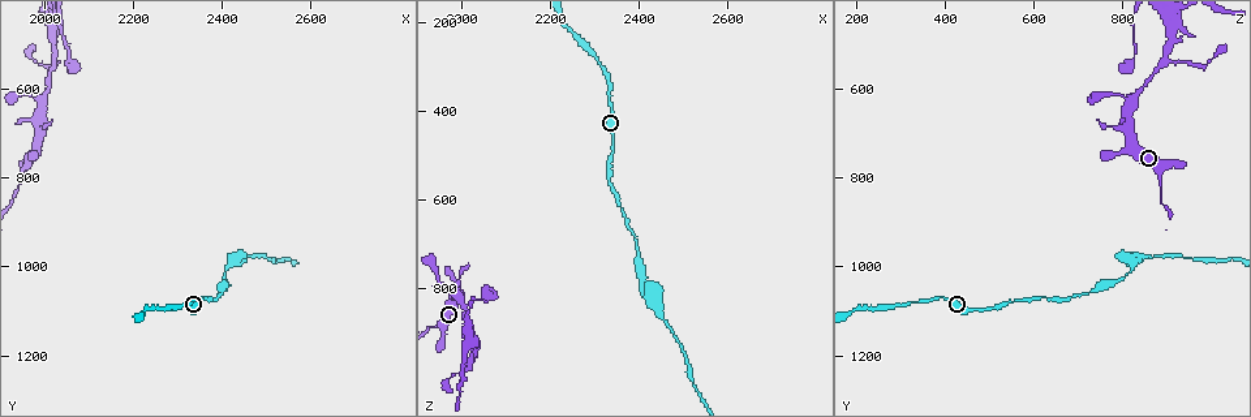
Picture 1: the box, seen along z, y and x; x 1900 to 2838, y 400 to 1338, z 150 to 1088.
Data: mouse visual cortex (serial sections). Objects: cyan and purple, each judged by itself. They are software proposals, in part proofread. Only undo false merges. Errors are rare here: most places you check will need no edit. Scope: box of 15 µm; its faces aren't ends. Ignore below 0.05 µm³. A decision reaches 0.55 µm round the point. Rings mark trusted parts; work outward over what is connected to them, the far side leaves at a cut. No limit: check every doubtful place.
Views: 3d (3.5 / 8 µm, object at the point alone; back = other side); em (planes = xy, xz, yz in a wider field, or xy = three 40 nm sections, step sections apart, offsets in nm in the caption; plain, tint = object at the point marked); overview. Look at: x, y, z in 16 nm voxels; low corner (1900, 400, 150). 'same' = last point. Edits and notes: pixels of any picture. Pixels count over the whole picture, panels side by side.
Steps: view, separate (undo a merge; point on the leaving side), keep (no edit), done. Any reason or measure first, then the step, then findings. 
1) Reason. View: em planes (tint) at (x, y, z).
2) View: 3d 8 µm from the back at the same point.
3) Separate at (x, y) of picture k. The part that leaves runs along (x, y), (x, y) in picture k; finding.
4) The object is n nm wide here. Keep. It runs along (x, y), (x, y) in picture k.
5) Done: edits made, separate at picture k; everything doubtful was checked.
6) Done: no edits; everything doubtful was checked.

Branch point. View: 3d 3.5 µm at (2430, 985, 820).

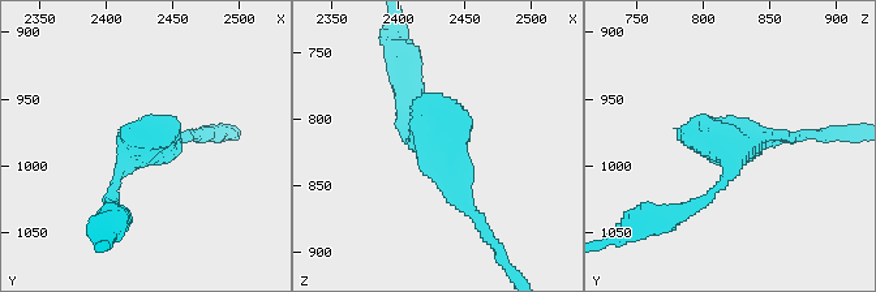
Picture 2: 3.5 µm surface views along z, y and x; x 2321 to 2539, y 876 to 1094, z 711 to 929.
Shape alone is not enough. View: em xy step 2 (tint) at (2424, 988, 818).

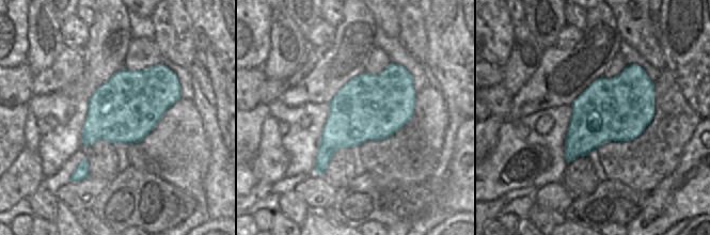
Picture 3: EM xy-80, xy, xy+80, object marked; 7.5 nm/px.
Keep. It runs along (691, 207), (725, 180), (728, 147), (798, 136) in picture 2; one cell here.

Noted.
Thick turns thin. View: 3d 3.5 µm at (2450, 980, 870).

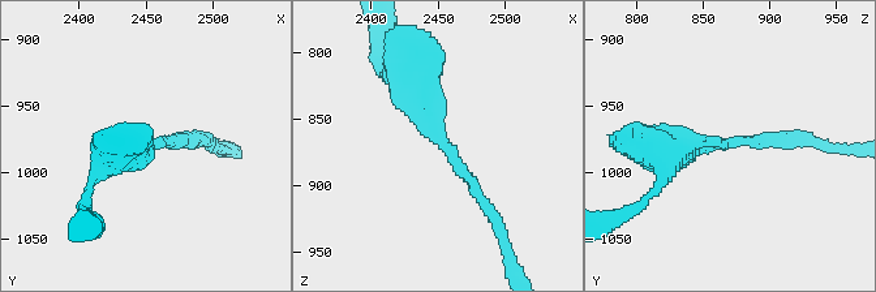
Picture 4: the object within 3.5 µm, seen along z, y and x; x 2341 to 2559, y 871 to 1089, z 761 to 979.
The arms are 150, 450 nm wide; now the EM. View: em xy step 2 (tint) at (2452, 978, 866).

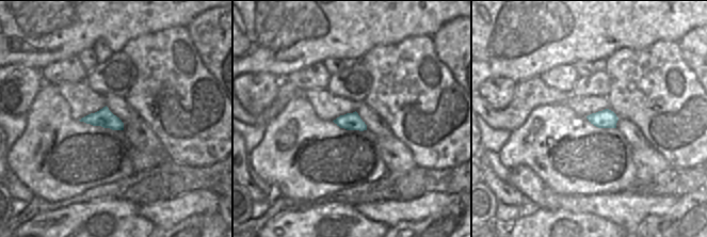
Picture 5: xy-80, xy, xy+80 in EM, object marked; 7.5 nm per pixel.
The object is 130 nm wide here. Keep. It runs along (398, 77), (486, 210) in picture 4; continuous, no second cell.

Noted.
Side arm on a straight run. View: 3d 3.5 µm at (2020, 545, 890).

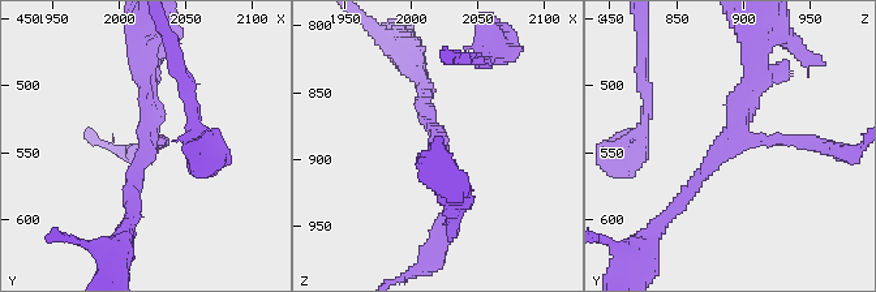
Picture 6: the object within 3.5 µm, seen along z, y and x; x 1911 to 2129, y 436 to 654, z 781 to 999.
3 arms meet here; the arms are 150, 200, 200 nm wide. View: em xy step 2 (tint) at (2020, 546, 888).

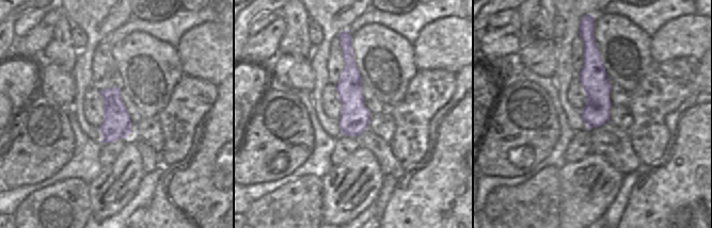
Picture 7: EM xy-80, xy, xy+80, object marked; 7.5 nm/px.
Keep. It runs along (671, 214), (728, 146), (755, 63) in picture 6; one cell here.

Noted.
Done: no edits; everything doubtful was checked.

